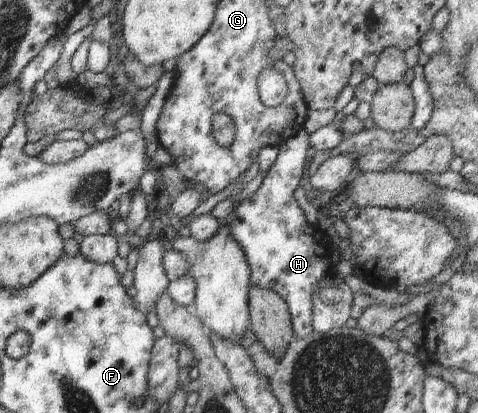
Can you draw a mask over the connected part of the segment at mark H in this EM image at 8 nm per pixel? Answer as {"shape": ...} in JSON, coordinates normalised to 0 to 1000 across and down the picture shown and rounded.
{"shape":[[[632,312],[619,329],[584,351],[579,383],[565,404],[561,424],[550,433],[550,443],[523,479],[504,484],[492,511],[490,538],[473,550],[477,562],[494,579],[494,586],[508,600],[525,654],[525,688],[569,700],[596,726],[609,760],[613,801],[621,816],[642,816],[655,801],[651,772],[655,758],[653,709],[661,705],[663,688],[674,673],[682,666],[701,663],[703,649],[703,644],[690,649],[682,637],[682,630],[699,610],[690,574],[663,542],[651,545],[640,535],[636,513],[615,484],[615,472],[607,467],[640,412],[636,404],[642,383],[640,363],[649,356],[644,332],[646,324]]]}

